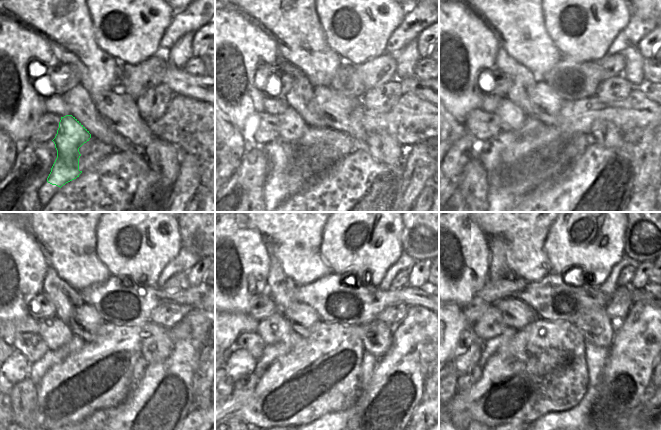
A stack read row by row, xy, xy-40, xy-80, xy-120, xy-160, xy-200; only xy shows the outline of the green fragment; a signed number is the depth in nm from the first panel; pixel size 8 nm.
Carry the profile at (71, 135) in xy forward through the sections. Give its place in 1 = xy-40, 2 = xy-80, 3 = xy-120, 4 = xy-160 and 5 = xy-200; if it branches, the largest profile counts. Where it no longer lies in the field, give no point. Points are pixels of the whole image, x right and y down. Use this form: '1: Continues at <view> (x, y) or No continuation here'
1: Continues at xy-40 (292, 127)
2: Continues at xy-80 (511, 118)
3: Continues at xy-120 (55, 333)
4: Continues at xy-160 (274, 328)
5: Continues at xy-200 (490, 324)

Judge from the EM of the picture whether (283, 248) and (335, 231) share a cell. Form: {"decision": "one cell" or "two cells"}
{"decision": "two cells"}

